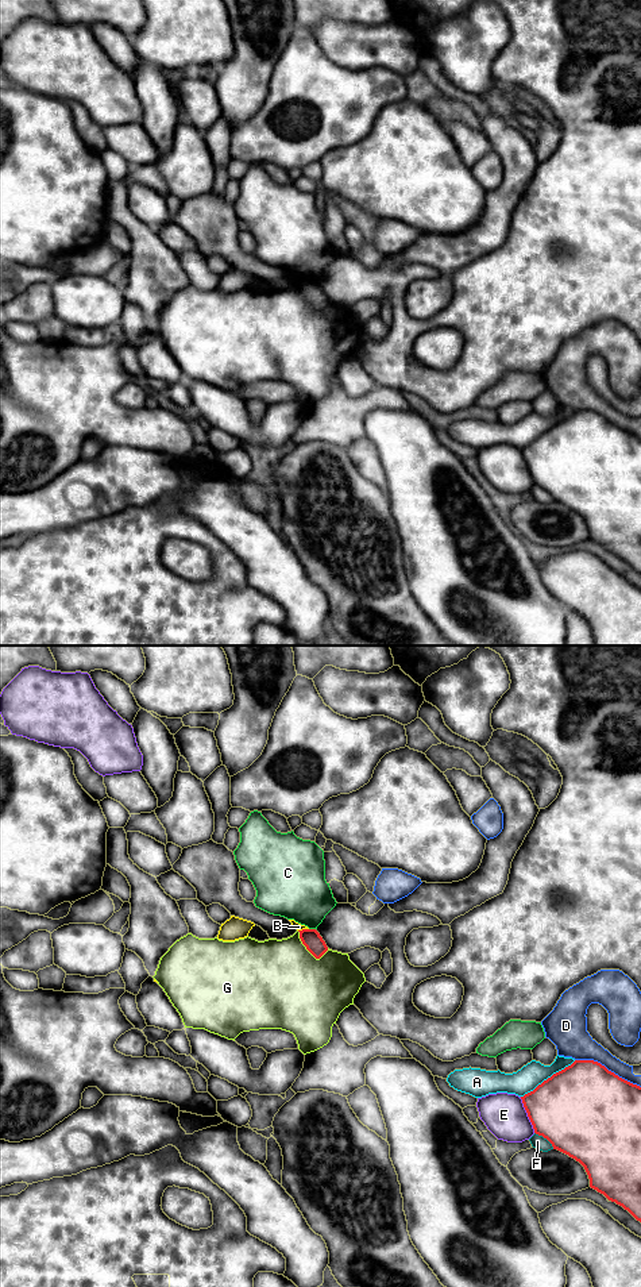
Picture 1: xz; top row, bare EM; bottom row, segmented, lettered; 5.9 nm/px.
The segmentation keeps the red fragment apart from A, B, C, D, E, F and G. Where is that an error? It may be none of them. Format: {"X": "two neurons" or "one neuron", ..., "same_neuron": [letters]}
{"A": "two neurons", "B": "two neurons", "C": "two neurons", "D": "two neurons", "E": "two neurons", "F": "two neurons", "G": "two neurons", "same_neuron": []}

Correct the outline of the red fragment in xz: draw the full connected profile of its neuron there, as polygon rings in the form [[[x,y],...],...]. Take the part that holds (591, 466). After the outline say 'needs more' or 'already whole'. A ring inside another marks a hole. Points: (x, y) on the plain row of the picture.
[[[575,412],[521,451],[534,485],[547,490],[553,501],[579,513],[588,527],[591,540],[641,574],[641,439],[619,429],[598,413]]]; already whole

